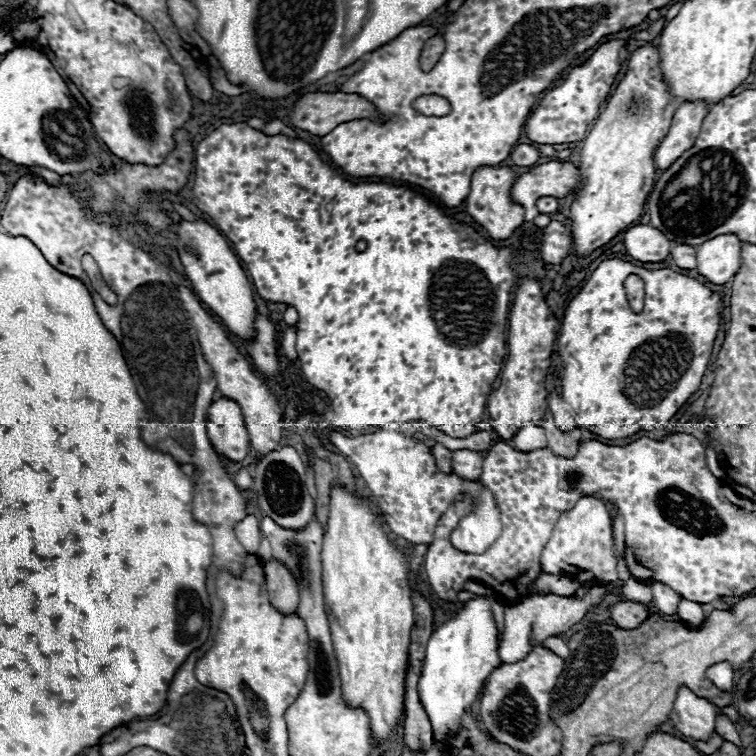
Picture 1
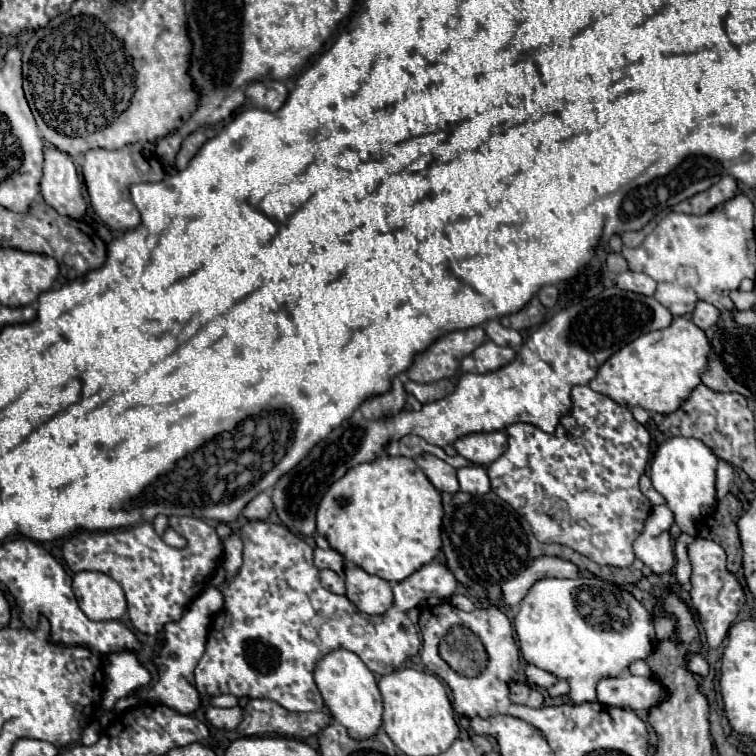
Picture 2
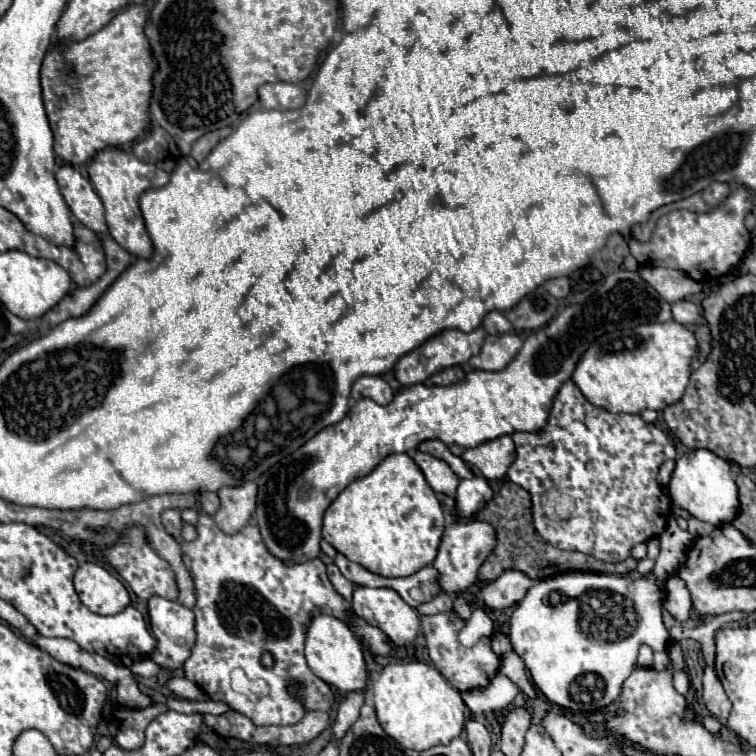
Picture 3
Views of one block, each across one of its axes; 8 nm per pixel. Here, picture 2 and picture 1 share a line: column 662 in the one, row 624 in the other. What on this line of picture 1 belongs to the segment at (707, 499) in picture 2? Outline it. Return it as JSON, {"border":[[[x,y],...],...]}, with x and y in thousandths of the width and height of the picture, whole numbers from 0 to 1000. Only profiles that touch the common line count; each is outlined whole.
{"border":[[[627,788],[624,794],[614,796],[595,820],[590,820],[582,831],[577,831],[577,836],[571,836],[553,899],[553,918],[558,934],[569,947],[574,979],[587,981],[606,966],[611,942],[624,934],[648,889],[659,884],[659,878],[664,878],[659,857],[661,847],[656,820],[651,815],[648,796],[640,788]]]}

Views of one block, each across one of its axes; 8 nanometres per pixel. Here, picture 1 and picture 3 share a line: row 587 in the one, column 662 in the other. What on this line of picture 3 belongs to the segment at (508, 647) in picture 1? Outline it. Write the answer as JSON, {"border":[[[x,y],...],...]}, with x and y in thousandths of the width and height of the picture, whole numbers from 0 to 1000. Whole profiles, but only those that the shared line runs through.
{"border":[[[886,762],[881,767],[881,778],[878,778],[878,786],[876,786],[876,802],[897,823],[907,823],[913,817],[913,807],[915,807],[913,786],[910,786],[905,770],[897,762]]]}

